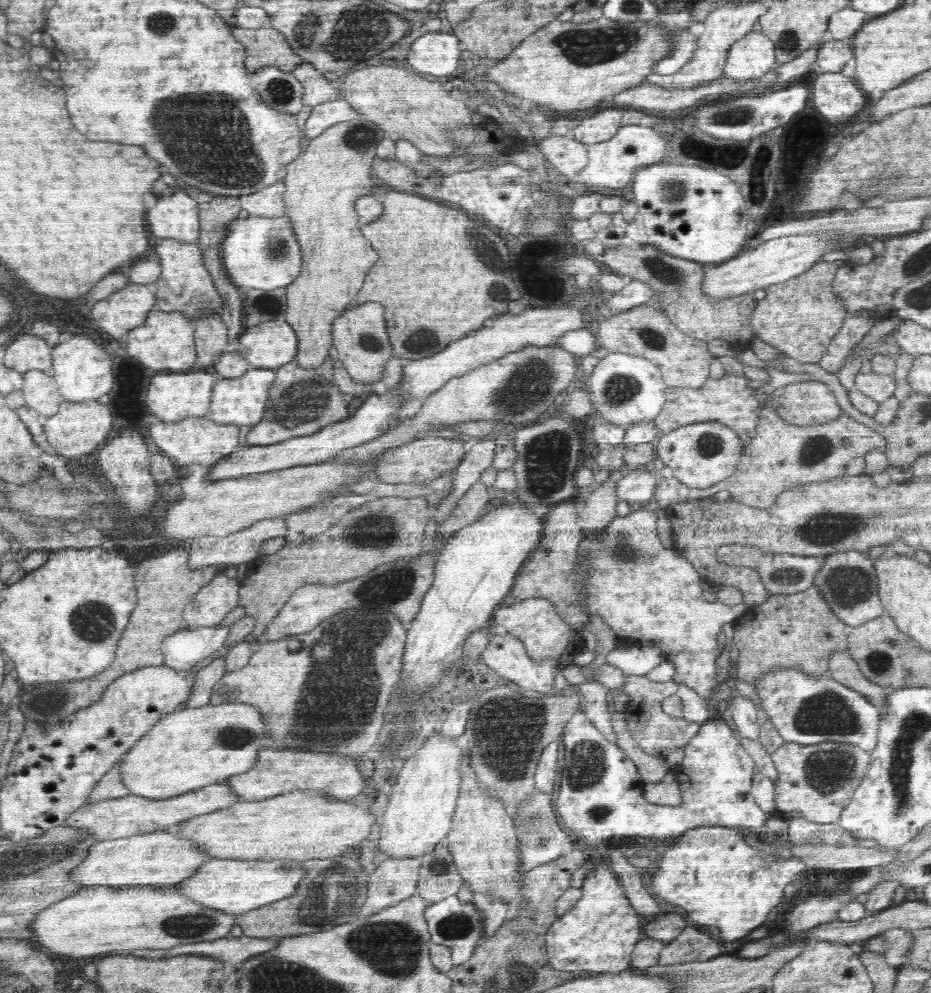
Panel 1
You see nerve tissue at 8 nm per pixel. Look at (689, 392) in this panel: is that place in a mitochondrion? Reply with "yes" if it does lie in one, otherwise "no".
no

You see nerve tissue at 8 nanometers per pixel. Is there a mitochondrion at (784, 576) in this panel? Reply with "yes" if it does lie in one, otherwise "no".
yes

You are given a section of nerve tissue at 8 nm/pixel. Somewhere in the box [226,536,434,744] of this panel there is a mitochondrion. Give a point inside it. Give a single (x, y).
(390, 588)

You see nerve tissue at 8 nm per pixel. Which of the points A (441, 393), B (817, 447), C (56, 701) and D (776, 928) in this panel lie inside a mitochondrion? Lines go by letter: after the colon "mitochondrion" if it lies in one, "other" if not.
A: other
B: mitochondrion
C: mitochondrion
D: other

